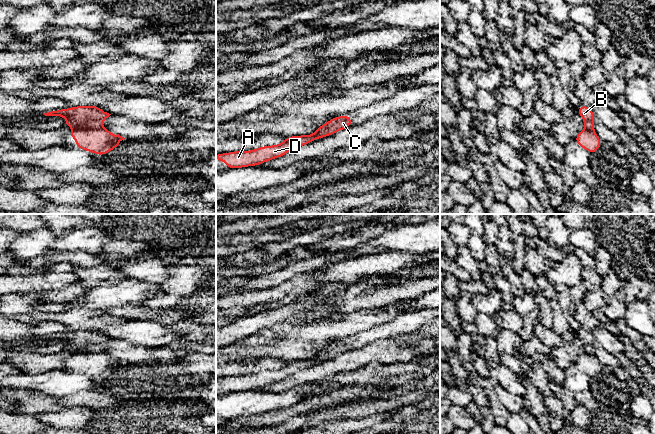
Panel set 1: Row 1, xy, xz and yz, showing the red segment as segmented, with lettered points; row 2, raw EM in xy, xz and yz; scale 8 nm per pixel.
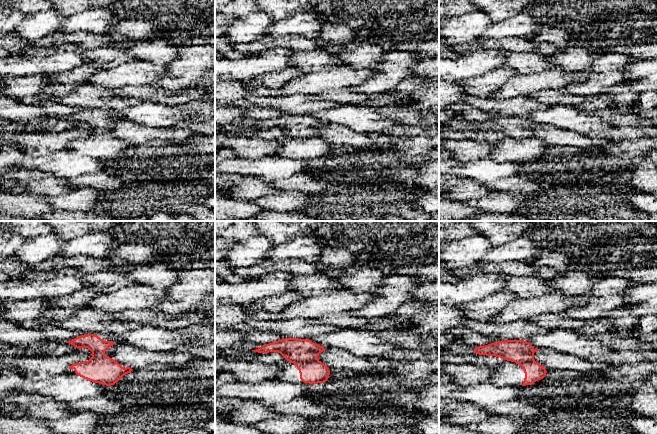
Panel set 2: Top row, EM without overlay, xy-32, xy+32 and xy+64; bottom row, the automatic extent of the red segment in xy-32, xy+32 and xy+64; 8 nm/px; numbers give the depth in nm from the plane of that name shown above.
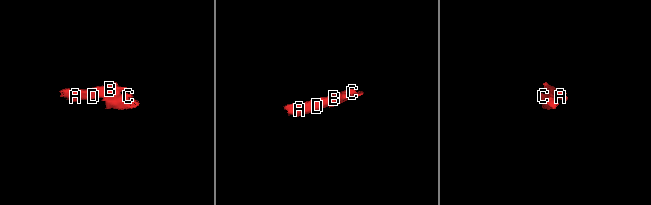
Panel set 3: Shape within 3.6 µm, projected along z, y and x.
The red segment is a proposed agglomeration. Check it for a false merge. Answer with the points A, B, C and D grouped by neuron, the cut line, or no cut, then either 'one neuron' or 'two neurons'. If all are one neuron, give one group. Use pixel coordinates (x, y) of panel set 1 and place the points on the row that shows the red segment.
A B D / C; cut in xy along (98, 125), (75, 129); two neurons

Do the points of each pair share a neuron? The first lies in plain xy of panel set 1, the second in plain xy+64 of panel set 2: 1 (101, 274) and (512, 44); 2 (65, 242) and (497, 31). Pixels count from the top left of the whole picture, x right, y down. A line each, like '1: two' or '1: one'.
1: two
2: one

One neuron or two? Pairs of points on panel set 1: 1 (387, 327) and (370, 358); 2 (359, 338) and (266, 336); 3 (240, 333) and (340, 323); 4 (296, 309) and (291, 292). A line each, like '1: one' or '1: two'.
1: two
2: two
3: two
4: two

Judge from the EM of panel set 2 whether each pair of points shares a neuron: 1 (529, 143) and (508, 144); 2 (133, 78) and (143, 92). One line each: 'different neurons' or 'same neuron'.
1: same neuron
2: different neurons

